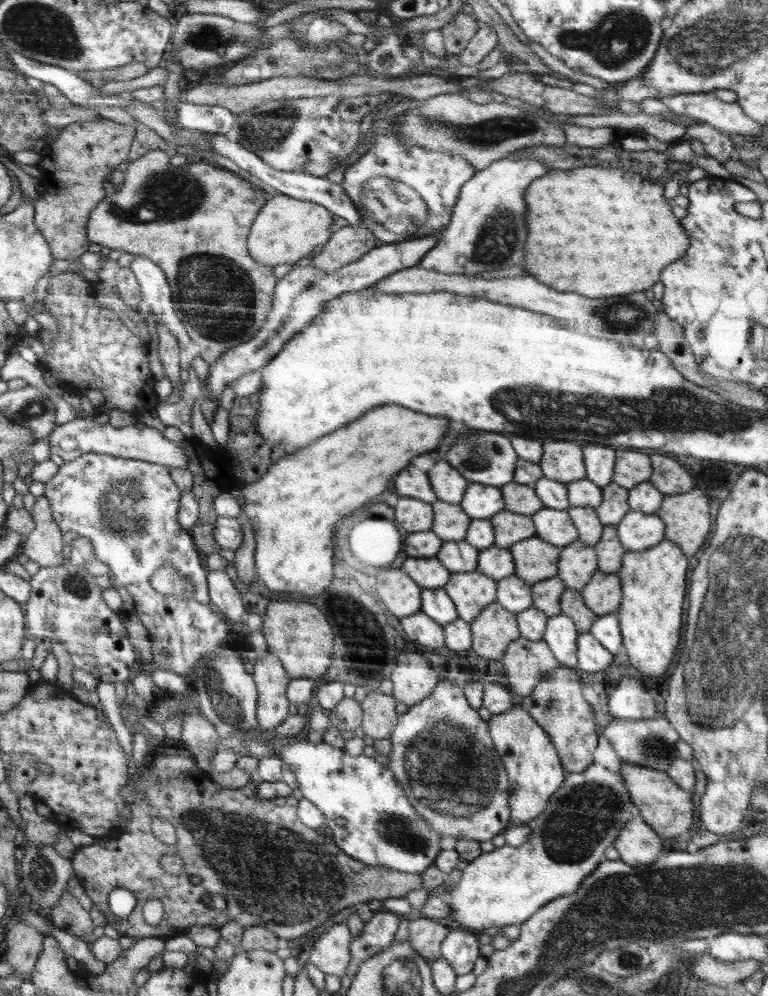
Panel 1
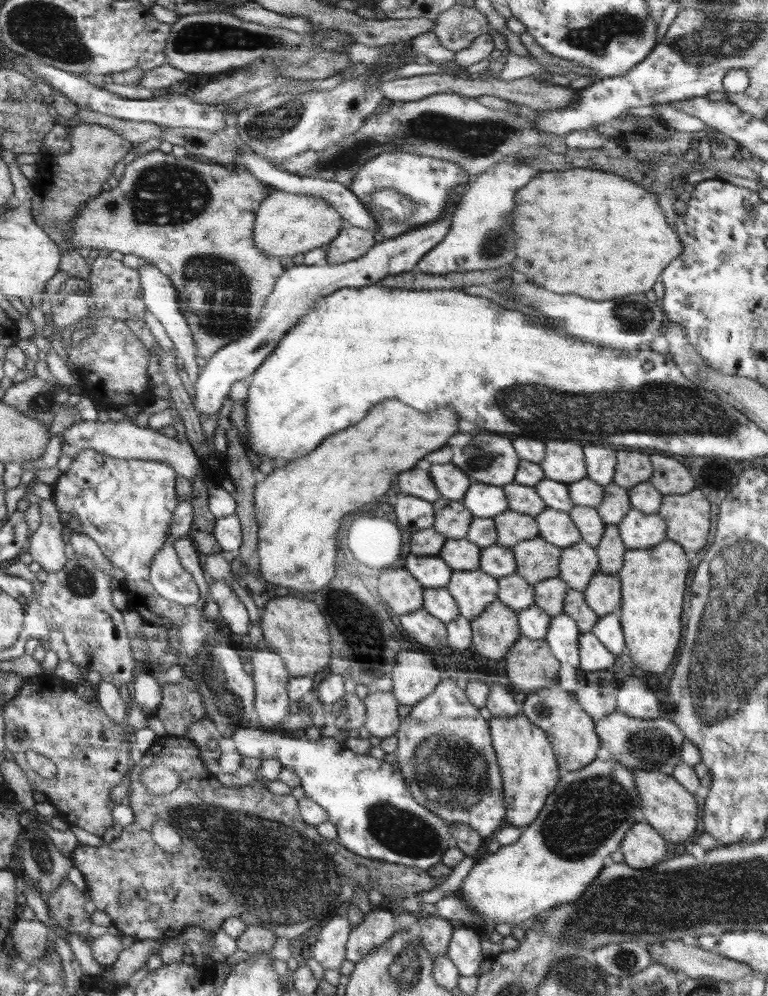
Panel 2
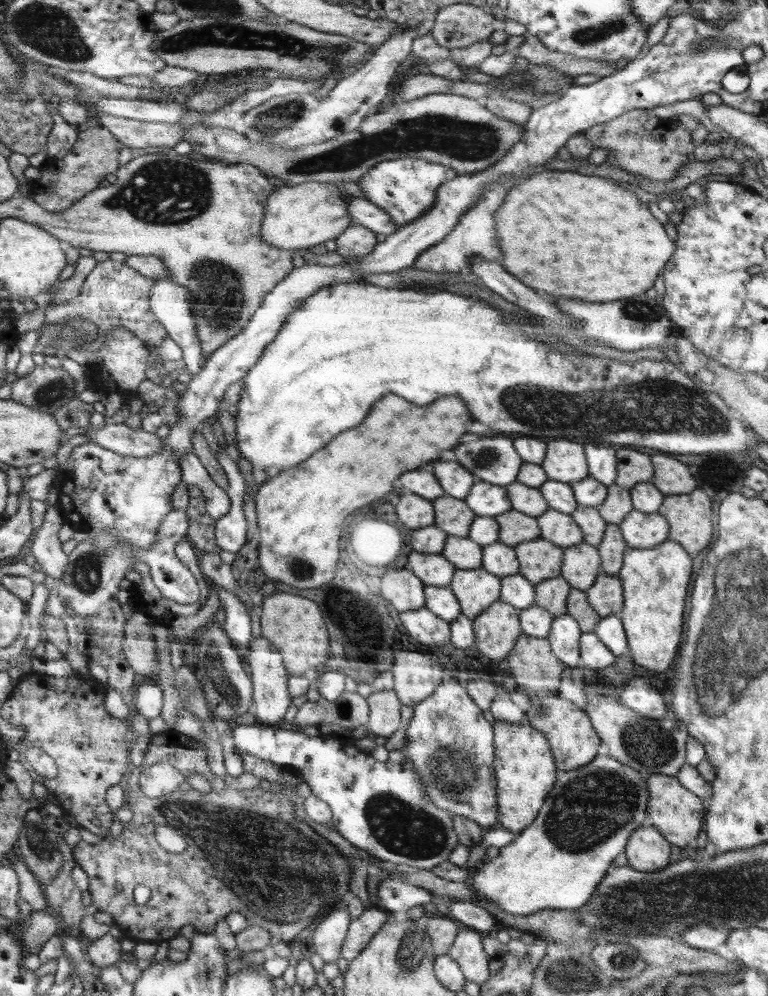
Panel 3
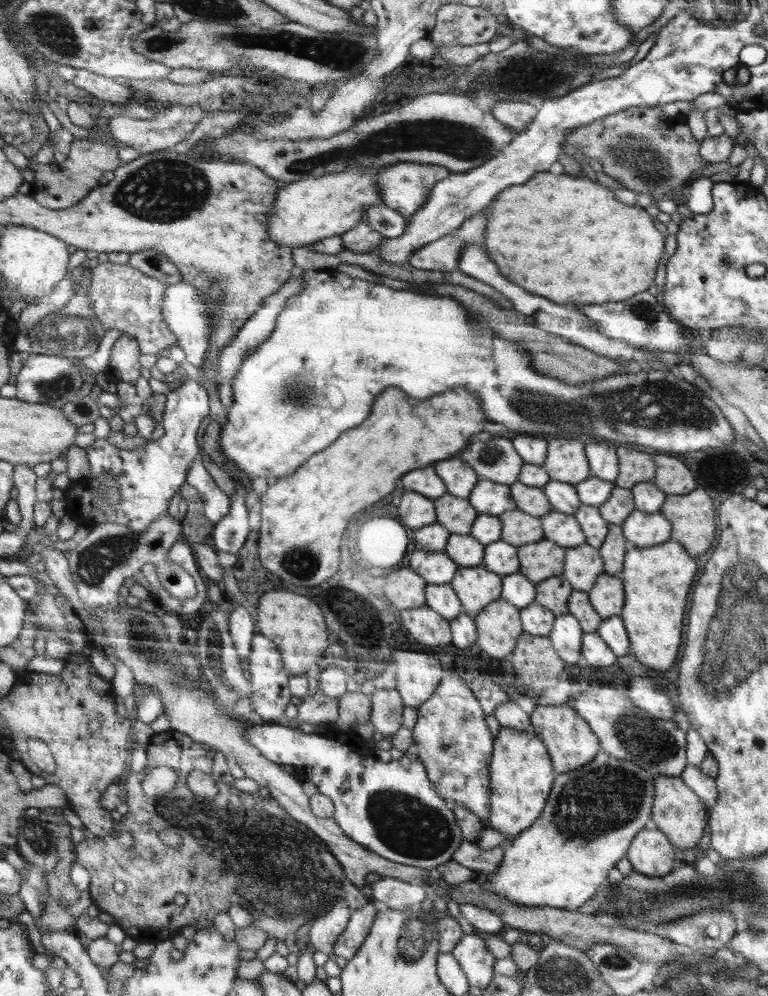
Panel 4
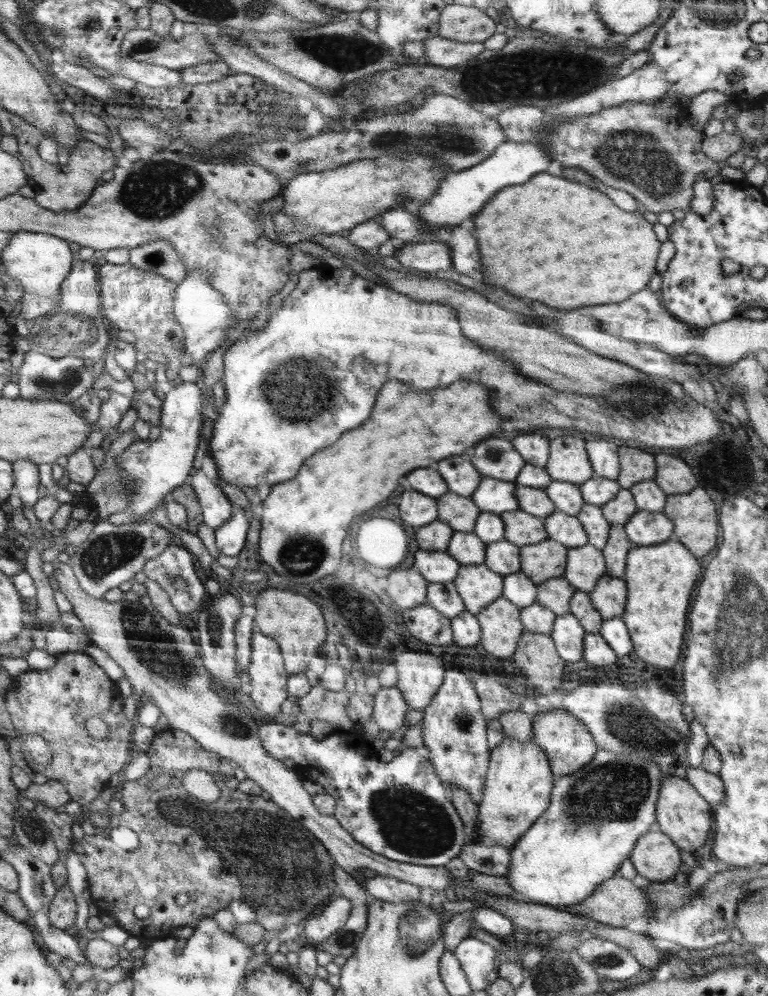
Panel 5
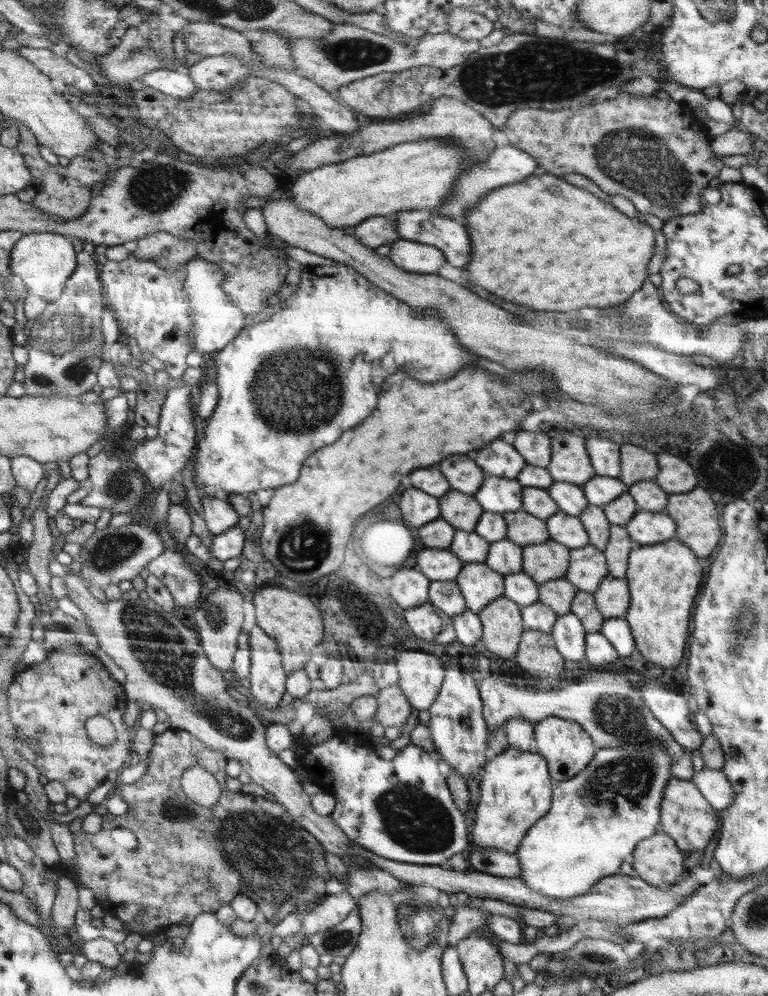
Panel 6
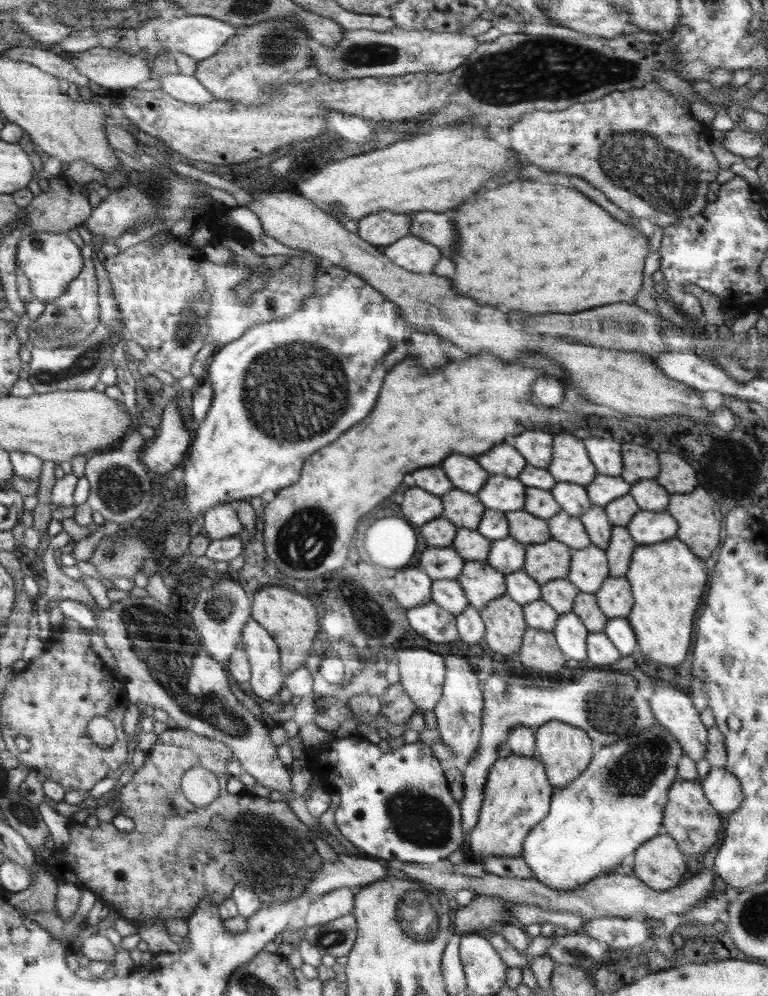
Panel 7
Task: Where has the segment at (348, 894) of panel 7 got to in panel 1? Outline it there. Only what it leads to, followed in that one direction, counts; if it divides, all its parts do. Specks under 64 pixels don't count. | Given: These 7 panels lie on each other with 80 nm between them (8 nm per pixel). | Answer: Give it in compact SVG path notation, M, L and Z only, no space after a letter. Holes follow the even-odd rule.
M335 923L314 943L309 962L325 974L342 978L346 975L346 967L352 958L352 940L349 926L346 923Z

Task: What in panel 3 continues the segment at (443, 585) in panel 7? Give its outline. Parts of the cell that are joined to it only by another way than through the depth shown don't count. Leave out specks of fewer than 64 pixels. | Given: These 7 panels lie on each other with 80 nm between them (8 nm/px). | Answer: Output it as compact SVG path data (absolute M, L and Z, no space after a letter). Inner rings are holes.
M425 585L425 608L446 622L461 617L461 603L449 585L445 587Z

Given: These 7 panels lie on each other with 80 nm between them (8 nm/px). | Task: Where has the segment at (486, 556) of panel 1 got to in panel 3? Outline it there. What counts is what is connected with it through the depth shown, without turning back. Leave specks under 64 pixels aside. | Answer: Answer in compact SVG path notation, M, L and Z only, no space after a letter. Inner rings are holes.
M500 541L483 547L482 568L499 577L507 577L519 572L519 562L514 547Z

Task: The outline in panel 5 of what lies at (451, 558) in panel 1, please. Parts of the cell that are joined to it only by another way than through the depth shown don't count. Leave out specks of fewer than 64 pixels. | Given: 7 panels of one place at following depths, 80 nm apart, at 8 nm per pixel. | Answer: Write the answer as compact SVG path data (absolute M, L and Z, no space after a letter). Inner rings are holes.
M455 531L450 539L446 551L450 553L462 566L482 565L485 561L487 544L482 542L473 532Z

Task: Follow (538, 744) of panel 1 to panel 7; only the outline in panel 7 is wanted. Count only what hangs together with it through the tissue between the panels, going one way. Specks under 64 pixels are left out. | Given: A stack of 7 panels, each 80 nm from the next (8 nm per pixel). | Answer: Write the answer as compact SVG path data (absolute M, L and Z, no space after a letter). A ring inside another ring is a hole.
M512 753L505 758L499 757L489 770L478 822L470 832L466 847L469 857L522 856L524 839L549 814L554 793L544 763L538 756Z

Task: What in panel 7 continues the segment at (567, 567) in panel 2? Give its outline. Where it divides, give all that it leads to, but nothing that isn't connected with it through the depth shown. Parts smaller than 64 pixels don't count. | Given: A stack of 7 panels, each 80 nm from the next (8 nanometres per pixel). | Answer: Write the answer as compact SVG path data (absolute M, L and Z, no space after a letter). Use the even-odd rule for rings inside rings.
M592 544L571 553L571 563L567 579L580 591L595 593L609 577L607 554Z

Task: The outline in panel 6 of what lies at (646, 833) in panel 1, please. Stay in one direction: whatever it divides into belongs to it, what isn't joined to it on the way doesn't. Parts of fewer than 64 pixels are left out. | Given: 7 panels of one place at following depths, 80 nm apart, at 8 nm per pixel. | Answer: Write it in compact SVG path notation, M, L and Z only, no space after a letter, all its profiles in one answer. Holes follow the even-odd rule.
M659 831L636 846L634 875L654 887L662 883L674 886L689 874L683 868L683 853L670 836Z

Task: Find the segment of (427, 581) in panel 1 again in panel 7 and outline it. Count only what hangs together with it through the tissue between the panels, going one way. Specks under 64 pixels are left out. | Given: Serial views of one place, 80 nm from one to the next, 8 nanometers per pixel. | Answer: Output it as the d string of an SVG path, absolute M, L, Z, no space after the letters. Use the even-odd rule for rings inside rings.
M428 546L422 553L418 566L433 580L441 578L456 579L463 569L465 560L453 549L448 547Z

